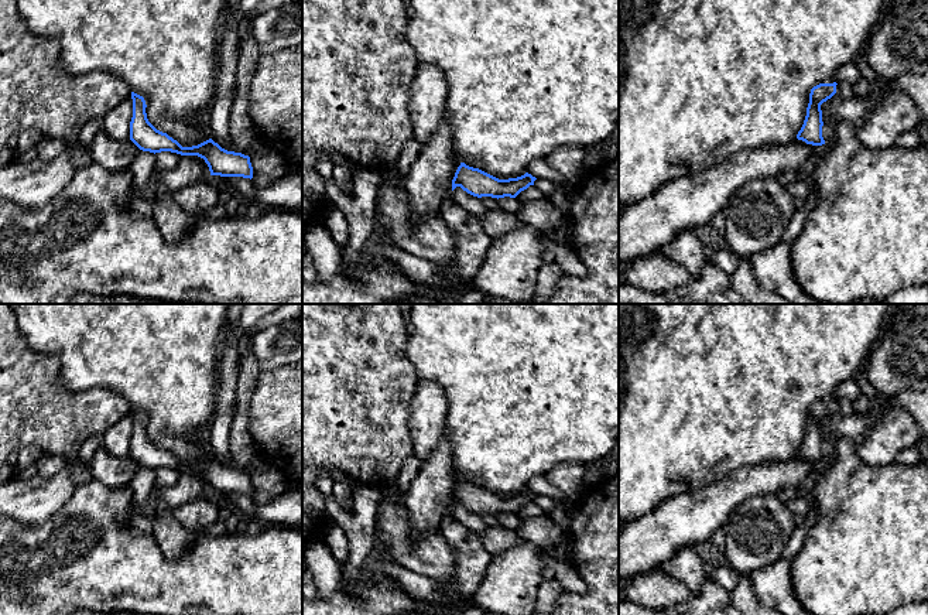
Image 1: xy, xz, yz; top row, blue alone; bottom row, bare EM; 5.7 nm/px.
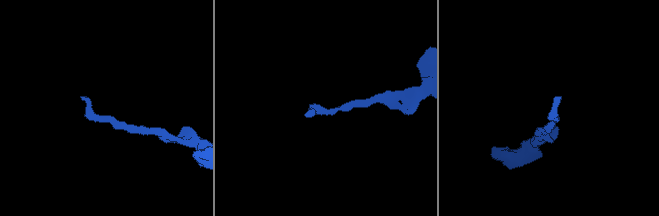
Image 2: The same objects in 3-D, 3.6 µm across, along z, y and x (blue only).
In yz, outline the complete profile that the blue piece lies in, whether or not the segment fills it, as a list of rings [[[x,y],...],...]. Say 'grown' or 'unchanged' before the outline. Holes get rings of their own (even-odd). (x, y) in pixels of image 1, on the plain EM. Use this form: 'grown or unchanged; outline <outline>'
unchanged; outline [[[836,399],[819,400],[811,406],[807,433],[801,447],[797,451],[798,457],[802,457],[807,461],[812,462],[825,461],[825,457],[822,454],[823,438],[821,421],[836,410],[836,402]]]

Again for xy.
unchanged; outline [[[131,409],[133,434],[130,438],[130,457],[143,468],[171,468],[181,472],[198,472],[205,476],[210,492],[253,495],[250,474],[227,468],[212,455],[192,464],[182,464],[167,450],[157,447],[147,435],[145,417]]]

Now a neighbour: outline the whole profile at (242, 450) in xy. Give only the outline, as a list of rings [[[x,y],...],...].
[[[247,345],[242,352],[242,365],[236,380],[236,404],[230,427],[229,457],[230,467],[234,469],[246,468],[257,452],[256,443],[250,434],[249,409],[260,372],[260,366]]]

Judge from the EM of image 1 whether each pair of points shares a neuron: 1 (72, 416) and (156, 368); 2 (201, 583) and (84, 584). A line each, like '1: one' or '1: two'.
1: two
2: one

